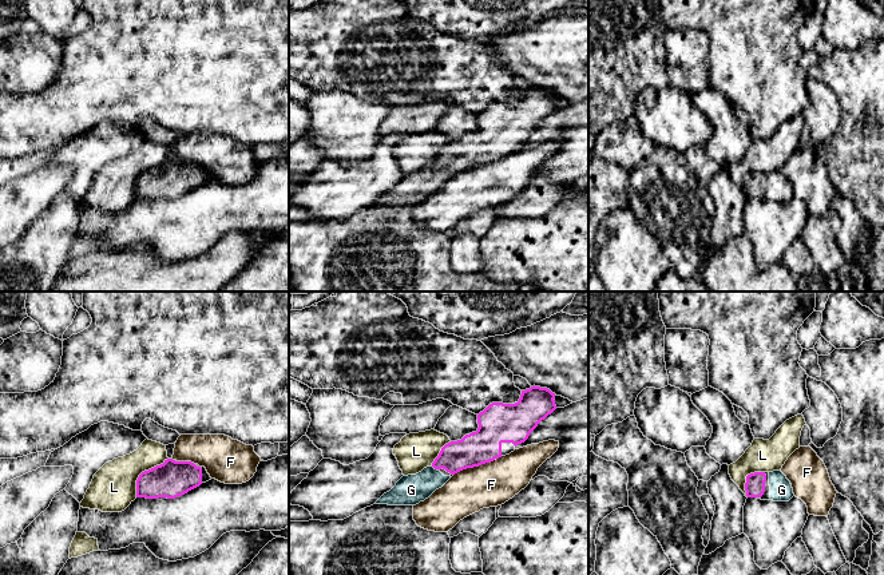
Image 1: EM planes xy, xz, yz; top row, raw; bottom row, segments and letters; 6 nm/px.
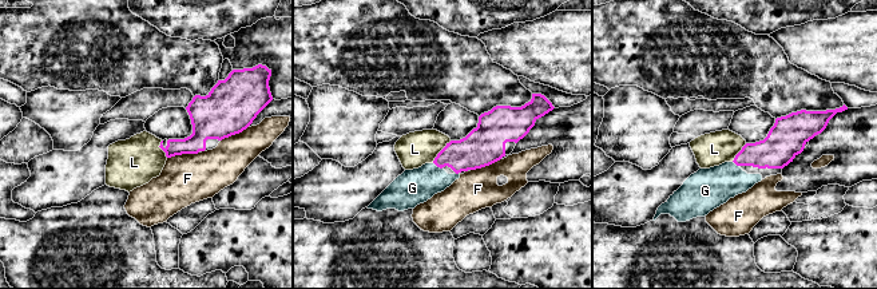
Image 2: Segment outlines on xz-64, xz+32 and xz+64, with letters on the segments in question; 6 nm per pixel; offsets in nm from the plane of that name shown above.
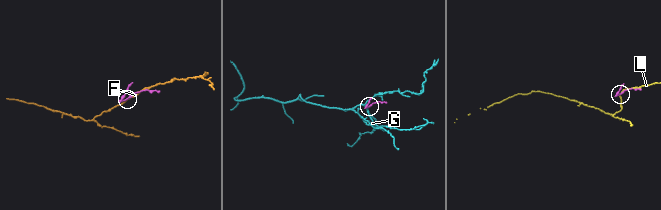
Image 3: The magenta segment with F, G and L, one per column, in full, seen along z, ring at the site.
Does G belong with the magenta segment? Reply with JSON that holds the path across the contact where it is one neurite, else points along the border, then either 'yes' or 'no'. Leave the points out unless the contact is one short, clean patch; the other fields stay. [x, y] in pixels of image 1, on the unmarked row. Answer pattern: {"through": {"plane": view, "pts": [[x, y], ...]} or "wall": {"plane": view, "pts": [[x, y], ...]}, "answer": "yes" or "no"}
{"answer": "yes"}

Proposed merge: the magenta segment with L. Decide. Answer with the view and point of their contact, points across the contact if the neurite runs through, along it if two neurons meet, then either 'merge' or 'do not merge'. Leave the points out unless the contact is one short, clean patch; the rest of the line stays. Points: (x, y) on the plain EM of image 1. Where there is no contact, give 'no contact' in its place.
xy (142, 173) | along xy (167, 158), (139, 175), (135, 197) | do not merge

